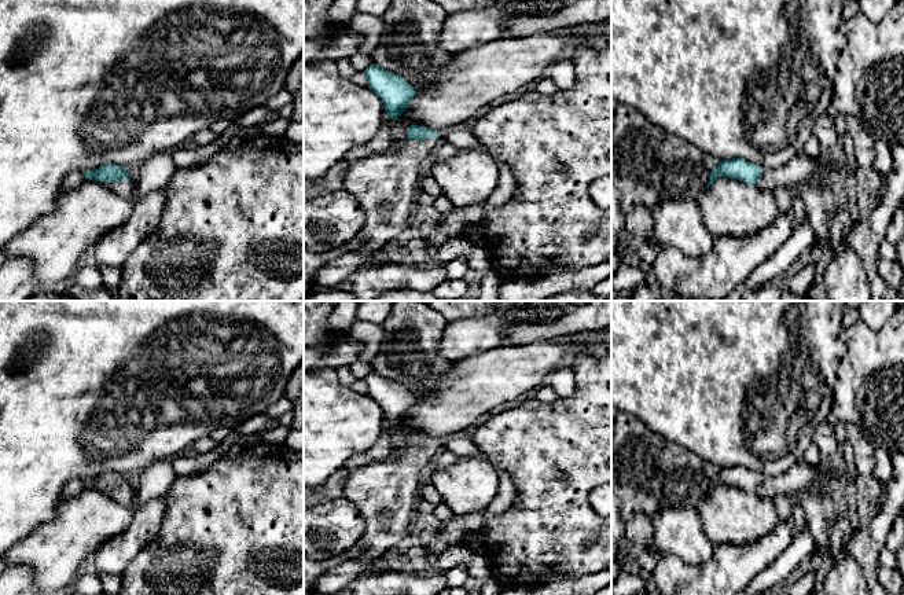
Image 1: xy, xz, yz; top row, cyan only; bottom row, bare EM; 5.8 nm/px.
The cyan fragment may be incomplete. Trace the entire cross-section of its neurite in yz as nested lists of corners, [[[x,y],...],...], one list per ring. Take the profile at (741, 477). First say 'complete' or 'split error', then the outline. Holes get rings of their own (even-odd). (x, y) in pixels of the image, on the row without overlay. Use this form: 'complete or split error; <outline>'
split error; [[[804,460],[779,475],[762,475],[743,466],[723,467],[710,480],[705,496],[717,485],[736,486],[746,492],[756,492],[760,497],[787,496],[793,502],[802,500],[808,493],[822,489],[827,480],[837,484],[842,480],[842,466],[837,462],[828,467],[809,466]]]

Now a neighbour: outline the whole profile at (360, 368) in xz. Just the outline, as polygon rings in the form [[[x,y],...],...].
[[[360,357],[353,364],[350,364],[349,368],[356,379],[363,379],[363,381],[368,374],[372,372],[371,363],[367,357]]]

